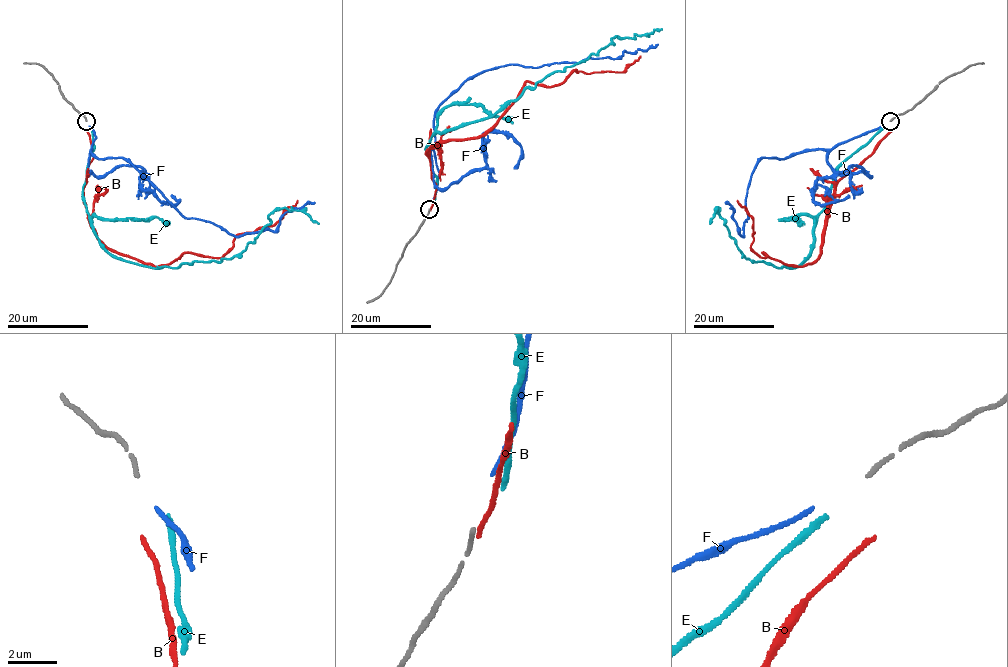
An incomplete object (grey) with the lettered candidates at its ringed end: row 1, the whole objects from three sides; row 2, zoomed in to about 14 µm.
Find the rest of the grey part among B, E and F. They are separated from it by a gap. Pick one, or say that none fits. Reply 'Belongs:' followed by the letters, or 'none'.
Belongs: F

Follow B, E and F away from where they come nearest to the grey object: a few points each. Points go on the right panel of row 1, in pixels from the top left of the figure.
B: (890, 131), (836, 185), (816, 260), (802, 266), (760, 257), (751, 248), (753, 219), (737, 200)
E: (883, 127), (838, 168), (814, 230), (814, 247), (794, 268), (747, 259), (719, 207), (711, 224)
F: (881, 126), (831, 149), (762, 158), (747, 190), (748, 218), (743, 236), (733, 217), (734, 209), (725, 202)

